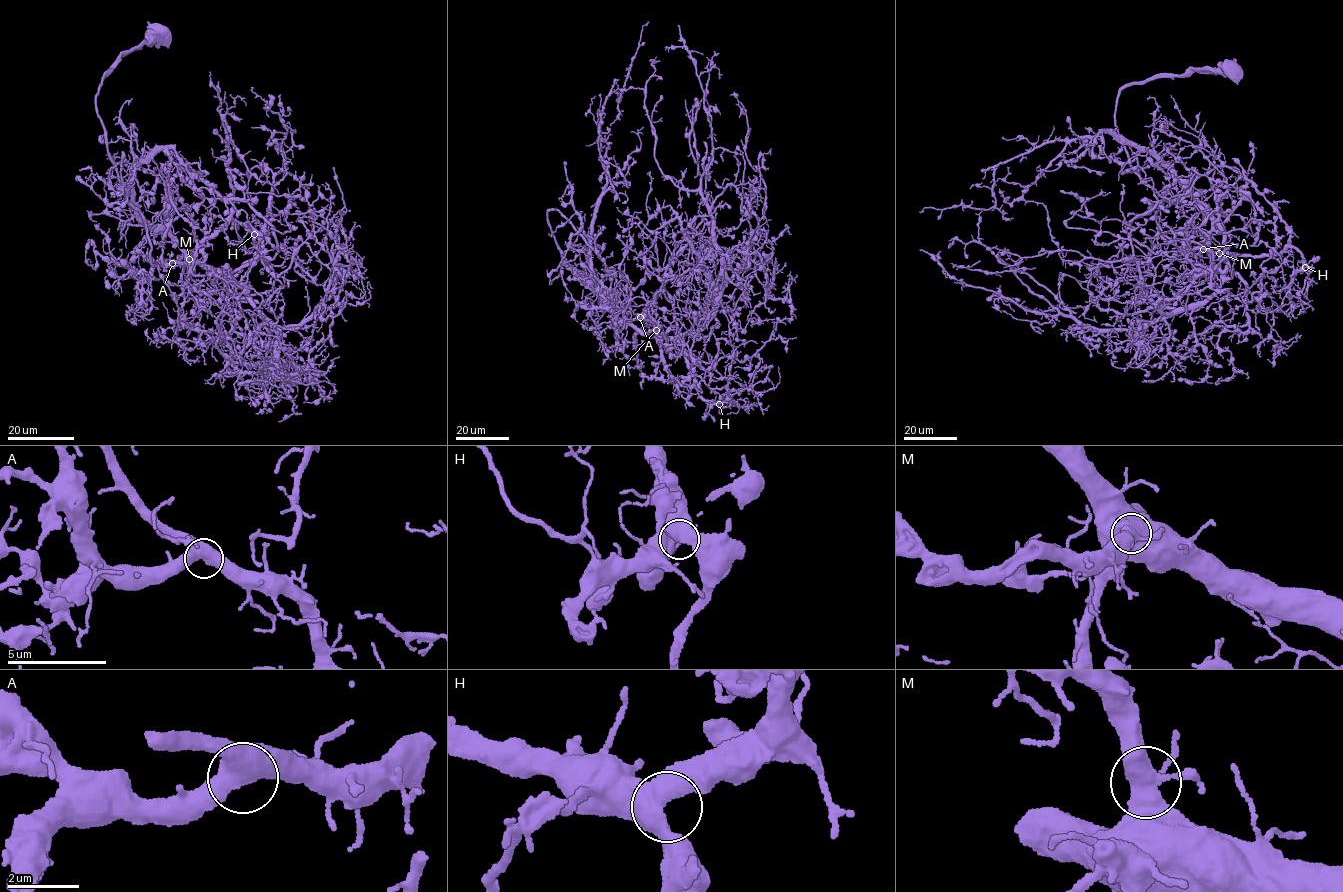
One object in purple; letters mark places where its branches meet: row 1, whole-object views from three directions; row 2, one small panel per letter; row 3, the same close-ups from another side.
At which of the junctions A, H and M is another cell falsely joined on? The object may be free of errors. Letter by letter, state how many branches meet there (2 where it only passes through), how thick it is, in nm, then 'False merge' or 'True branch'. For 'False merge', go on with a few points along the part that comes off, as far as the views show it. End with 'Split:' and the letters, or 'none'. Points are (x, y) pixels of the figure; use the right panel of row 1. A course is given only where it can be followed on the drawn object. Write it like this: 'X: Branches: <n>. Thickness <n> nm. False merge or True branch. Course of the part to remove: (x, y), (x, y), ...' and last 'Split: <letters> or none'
A: Branches: 3. Thickness 480 nm. True branch
H: Branches: 3. Thickness 480 nm. True branch
M: Branches: 3. Thickness 480 nm. True branch
Split: none

